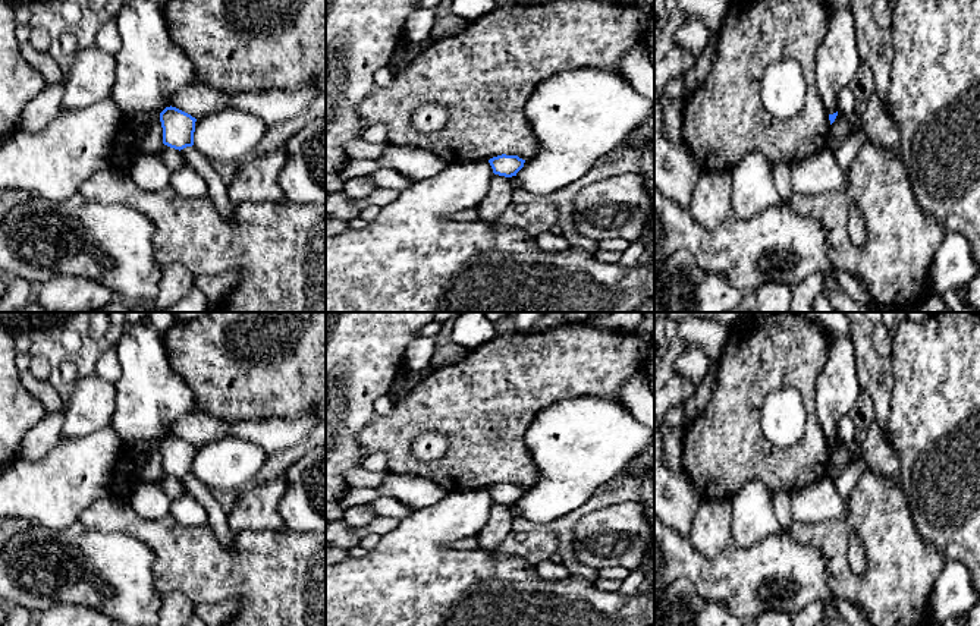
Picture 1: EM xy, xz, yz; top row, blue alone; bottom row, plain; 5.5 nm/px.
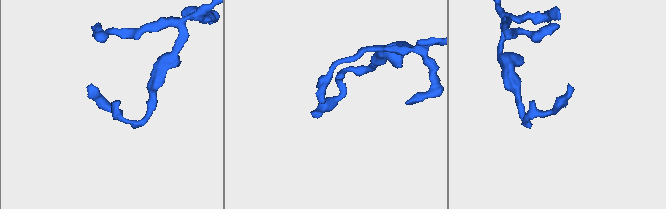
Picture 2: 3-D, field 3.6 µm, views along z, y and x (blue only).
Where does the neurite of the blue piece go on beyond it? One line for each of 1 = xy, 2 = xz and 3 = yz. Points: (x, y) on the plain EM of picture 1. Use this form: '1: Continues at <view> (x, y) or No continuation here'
1: No continuation here
2: No continuation here
3: No continuation here

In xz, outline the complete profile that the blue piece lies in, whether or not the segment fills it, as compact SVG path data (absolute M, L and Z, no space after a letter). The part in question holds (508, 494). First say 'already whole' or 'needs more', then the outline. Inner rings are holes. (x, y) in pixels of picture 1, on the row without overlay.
already whole; M497 484L489 488L493 501L505 506L516 504L516 501L524 496L525 488L518 484Z

